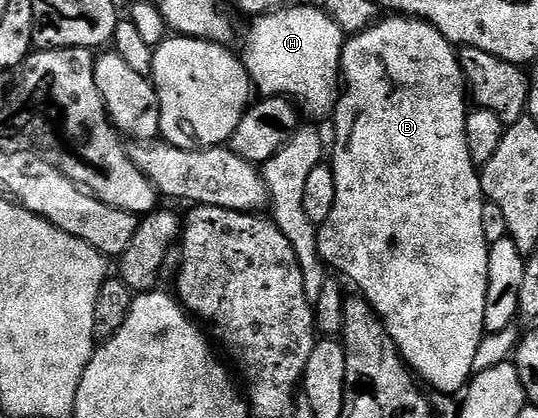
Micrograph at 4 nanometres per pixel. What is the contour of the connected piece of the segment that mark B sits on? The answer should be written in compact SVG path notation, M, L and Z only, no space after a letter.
M387 16L387 19L385 18L386 17L376 21L359 34L350 35L343 45L341 93L333 115L333 123L335 122L335 159L330 159L329 162L331 169L335 171L337 200L333 204L333 212L329 212L329 220L325 220L318 227L319 255L322 258L322 261L326 263L332 271L334 271L334 269L340 270L340 272L343 273L357 289L359 289L356 291L358 291L362 297L366 298L368 304L379 313L379 319L385 324L389 336L395 341L395 347L399 350L400 356L403 358L403 361L407 363L408 367L410 367L424 383L427 381L433 389L439 390L435 392L438 392L443 396L451 396L454 395L454 390L462 391L467 383L471 381L477 370L475 361L479 358L479 345L482 344L483 338L485 339L483 325L485 324L485 296L487 295L487 277L489 276L489 237L487 238L487 230L483 227L483 206L485 207L483 184L480 171L473 164L473 160L469 156L469 144L465 140L465 120L469 113L469 91L465 85L463 69L459 63L459 55L456 47L452 46L449 40L445 40L445 36L441 36L441 32L437 32L437 28L433 28L428 22L423 22L419 18L408 18L406 16Z

